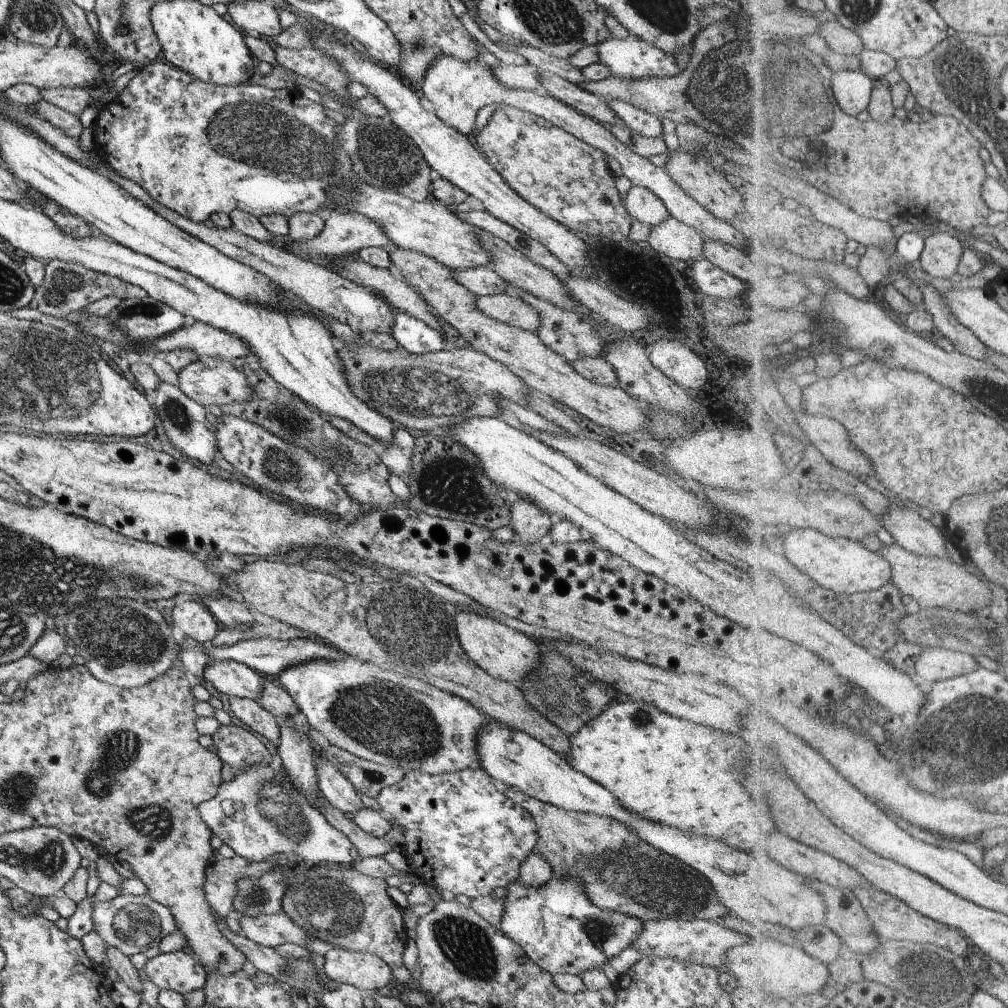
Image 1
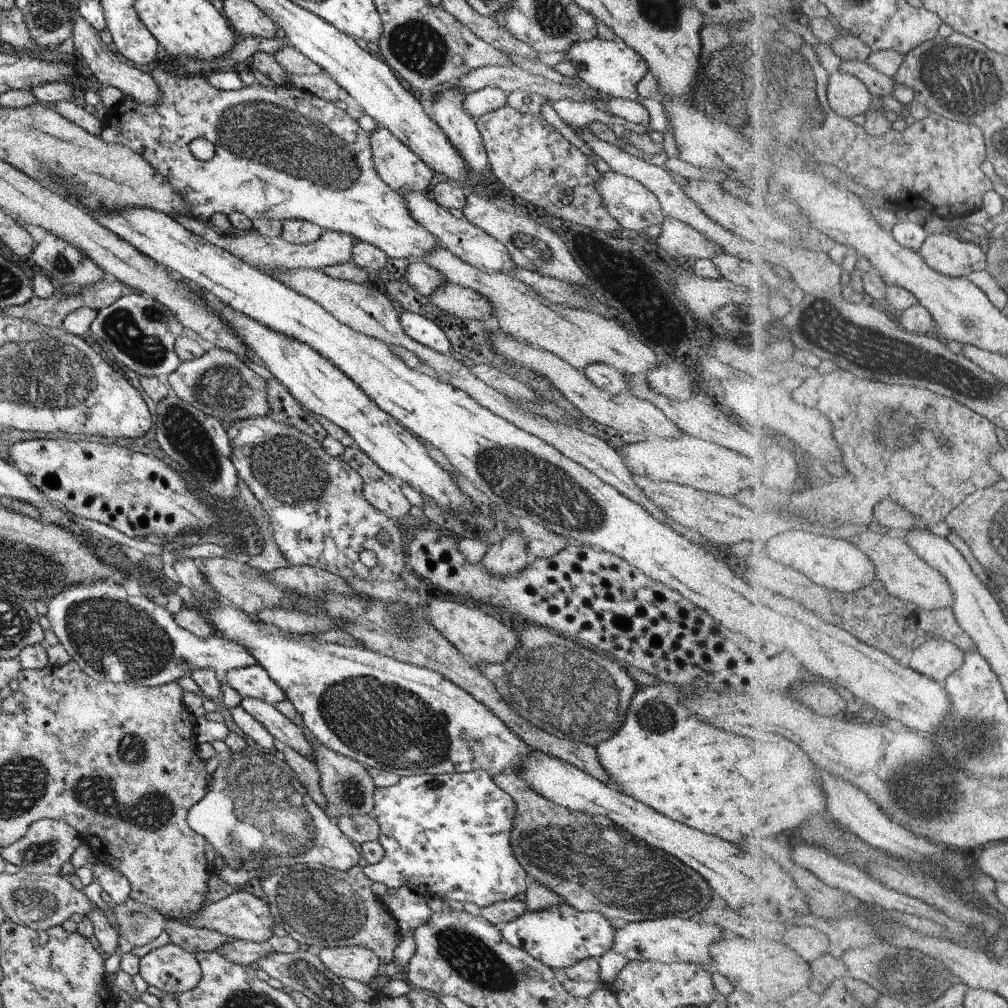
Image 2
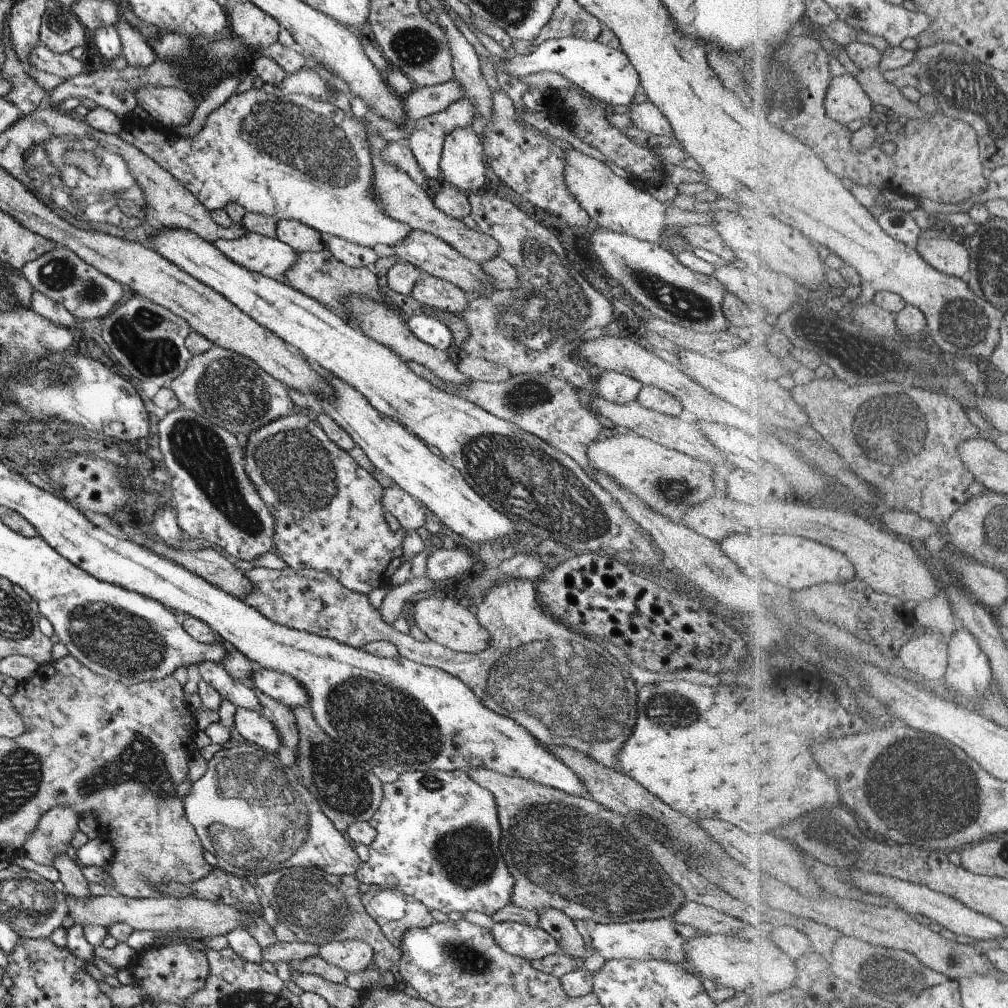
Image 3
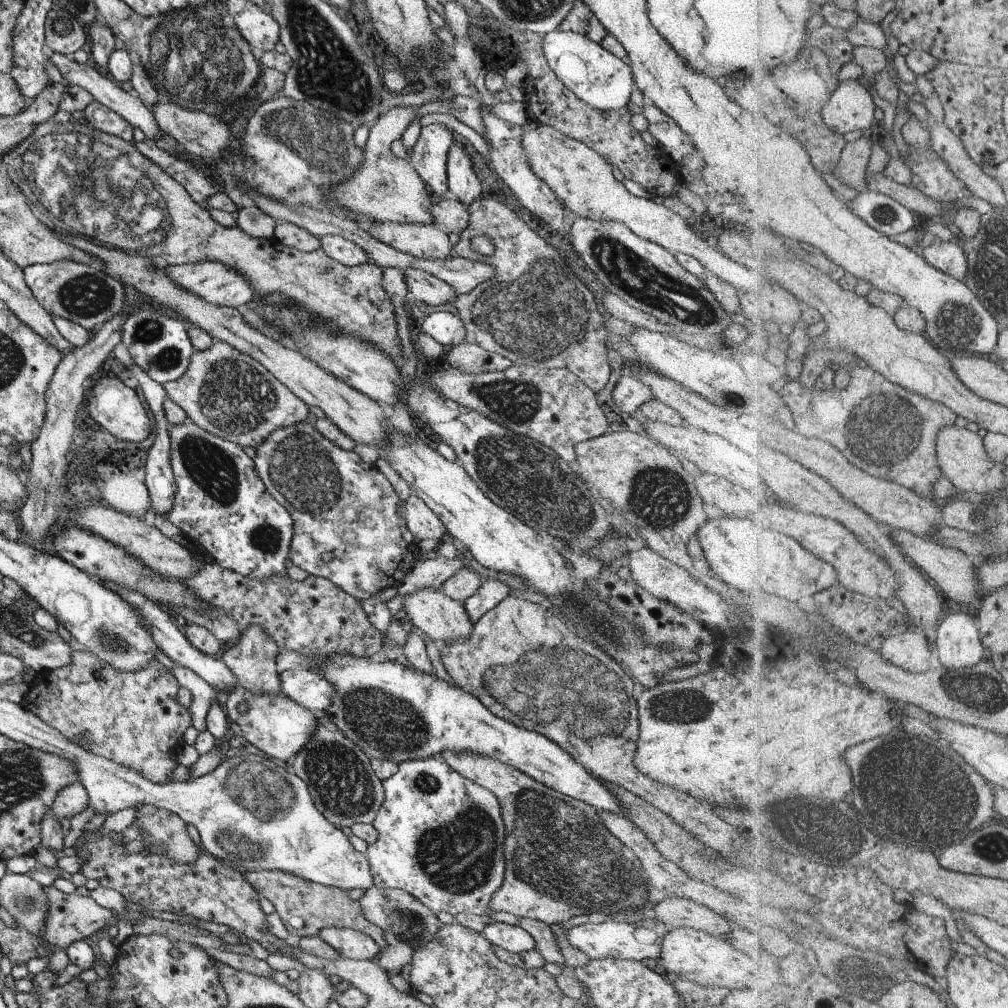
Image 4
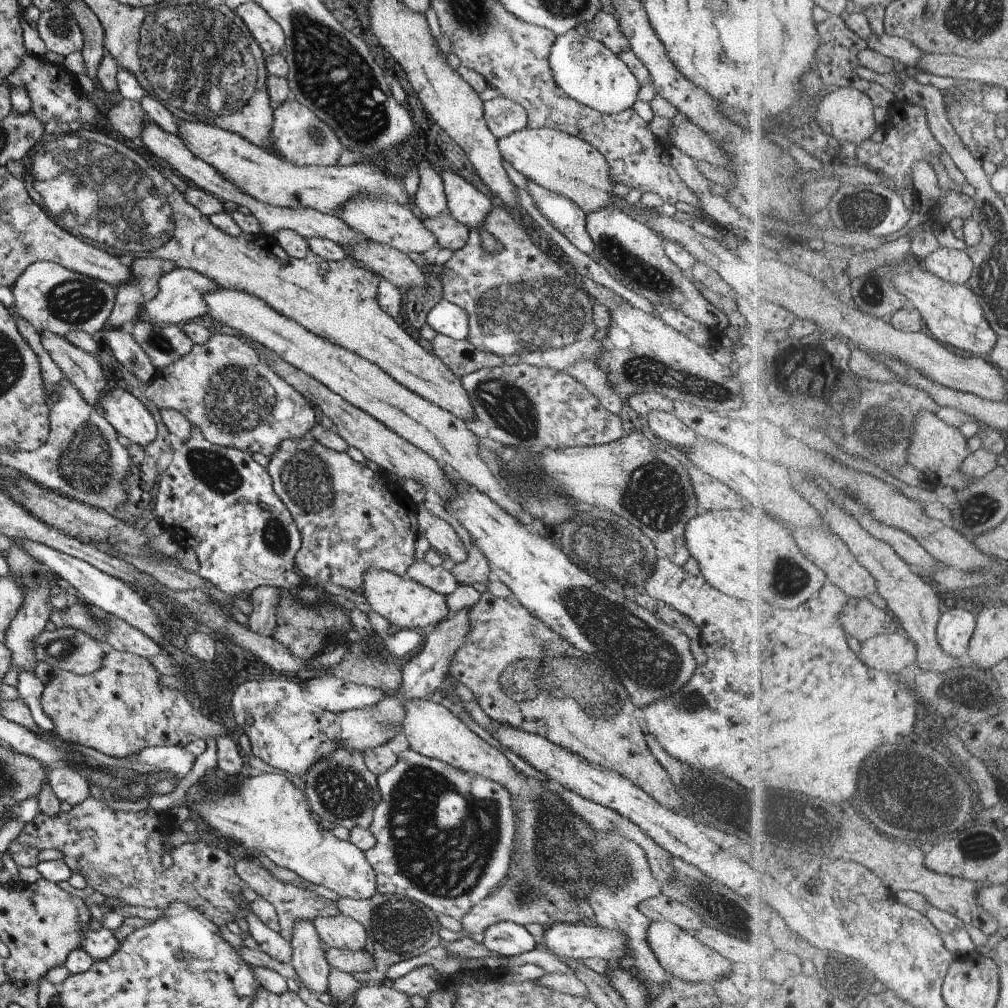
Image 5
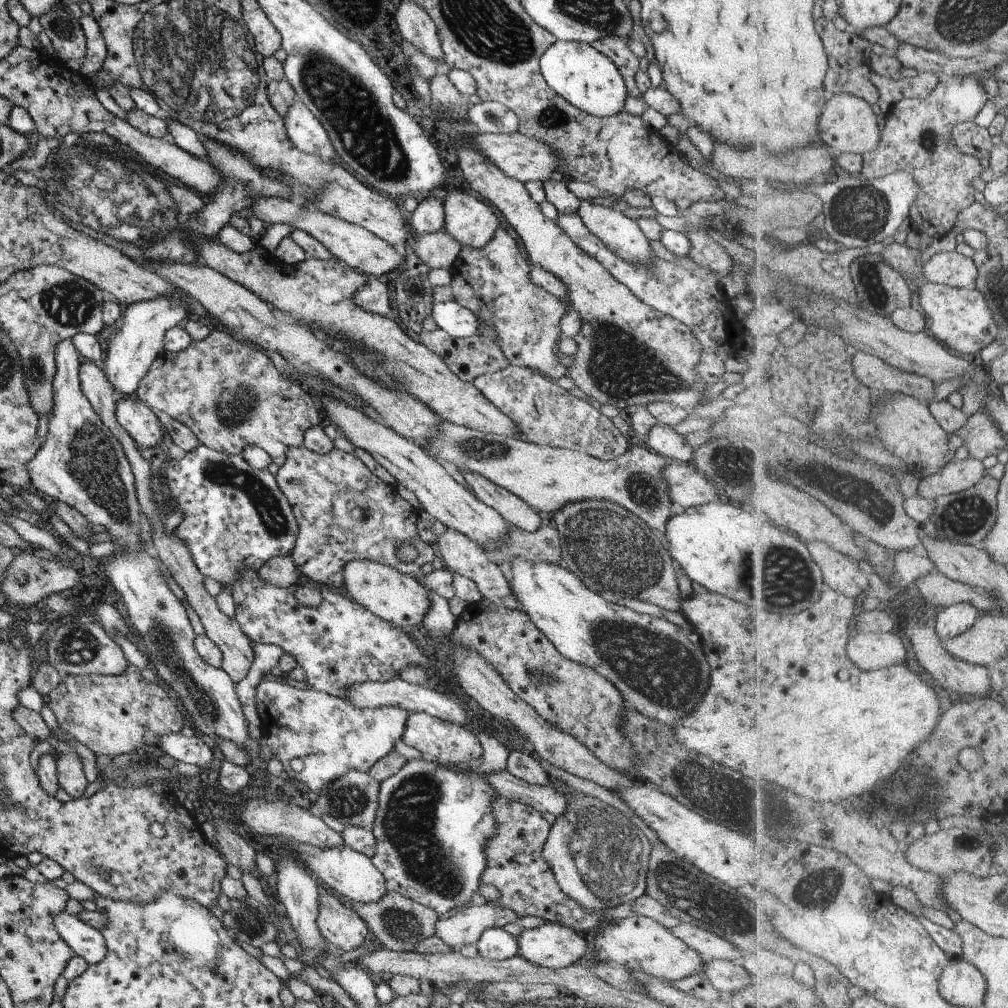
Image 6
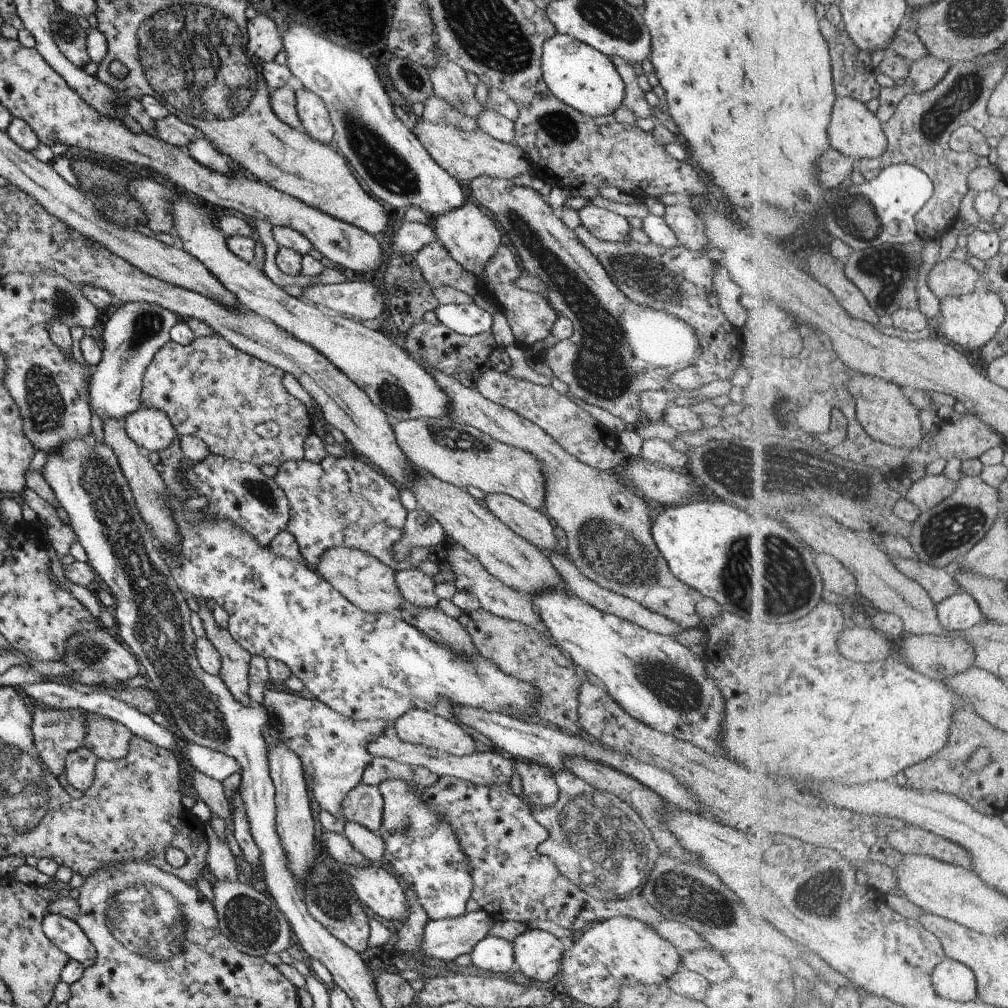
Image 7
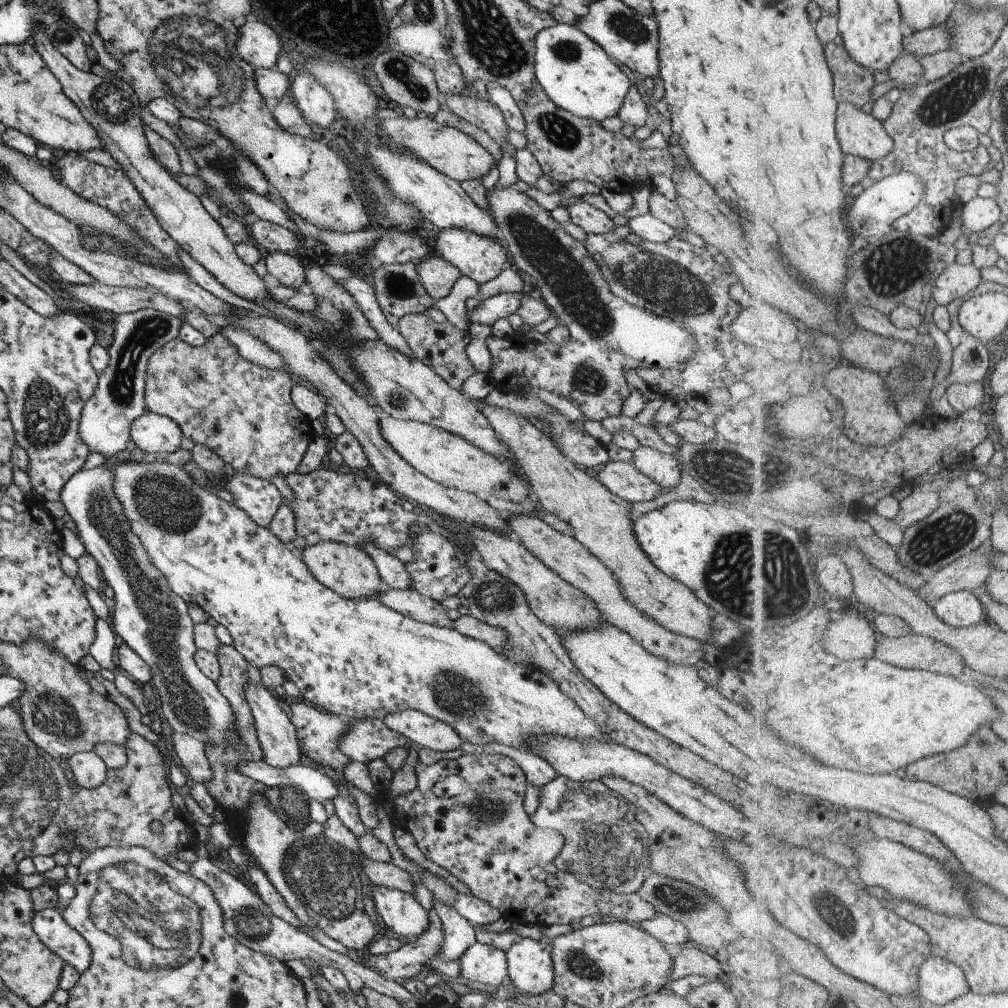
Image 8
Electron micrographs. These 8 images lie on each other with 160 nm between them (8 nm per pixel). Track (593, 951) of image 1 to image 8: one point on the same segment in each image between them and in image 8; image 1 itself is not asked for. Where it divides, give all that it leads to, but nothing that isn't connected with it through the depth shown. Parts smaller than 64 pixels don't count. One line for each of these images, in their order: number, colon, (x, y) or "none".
2: (560, 936)
3: (532, 943)
4: (514, 939)
5: (505, 937)
6: (494, 944)
7: (492, 954)
8: (479, 963)

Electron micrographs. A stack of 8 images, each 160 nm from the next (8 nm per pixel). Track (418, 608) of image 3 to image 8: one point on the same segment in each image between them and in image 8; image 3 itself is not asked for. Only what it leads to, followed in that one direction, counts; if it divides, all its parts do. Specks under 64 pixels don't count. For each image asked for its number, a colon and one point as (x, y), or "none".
4: (442, 620)
5: (407, 604)
6: (398, 599)
7: (363, 581)
8: (344, 569)

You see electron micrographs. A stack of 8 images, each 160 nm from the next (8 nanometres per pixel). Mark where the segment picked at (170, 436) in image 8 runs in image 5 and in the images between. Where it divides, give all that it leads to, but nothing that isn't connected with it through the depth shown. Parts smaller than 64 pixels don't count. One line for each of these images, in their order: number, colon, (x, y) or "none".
5: (126, 414)
6: (142, 426)
7: (149, 429)

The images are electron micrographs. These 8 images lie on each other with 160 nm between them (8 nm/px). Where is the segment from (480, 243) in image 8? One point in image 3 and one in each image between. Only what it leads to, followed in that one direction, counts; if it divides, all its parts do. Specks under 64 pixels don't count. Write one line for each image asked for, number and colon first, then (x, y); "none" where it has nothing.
3: (461, 160)
4: (463, 185)
5: (464, 203)
6: (466, 219)
7: (470, 238)

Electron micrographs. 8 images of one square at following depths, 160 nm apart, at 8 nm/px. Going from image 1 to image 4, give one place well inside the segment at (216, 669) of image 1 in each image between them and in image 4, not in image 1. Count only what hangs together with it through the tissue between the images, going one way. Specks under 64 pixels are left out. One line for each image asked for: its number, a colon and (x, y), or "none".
2: (252, 681)
3: (277, 686)
4: (307, 688)

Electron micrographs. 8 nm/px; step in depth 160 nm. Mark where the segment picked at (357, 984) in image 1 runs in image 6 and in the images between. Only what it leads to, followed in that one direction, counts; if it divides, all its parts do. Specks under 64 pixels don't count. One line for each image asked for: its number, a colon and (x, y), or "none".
2: (360, 964)
3: (350, 956)
4: (349, 943)
5: (339, 931)
6: (338, 924)

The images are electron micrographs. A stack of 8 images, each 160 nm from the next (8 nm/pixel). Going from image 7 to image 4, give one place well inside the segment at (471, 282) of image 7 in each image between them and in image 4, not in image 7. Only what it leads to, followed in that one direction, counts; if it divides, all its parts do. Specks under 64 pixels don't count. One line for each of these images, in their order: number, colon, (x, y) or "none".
4: (450, 216)
5: (450, 233)
6: (437, 250)

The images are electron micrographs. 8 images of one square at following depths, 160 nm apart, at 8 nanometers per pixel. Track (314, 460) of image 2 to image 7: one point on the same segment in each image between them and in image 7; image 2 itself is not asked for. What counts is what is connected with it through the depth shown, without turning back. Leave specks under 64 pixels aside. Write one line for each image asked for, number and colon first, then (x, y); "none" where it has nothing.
3: (326, 509)
4: (346, 529)
5: (350, 519)
6: (343, 512)
7: (337, 502)

